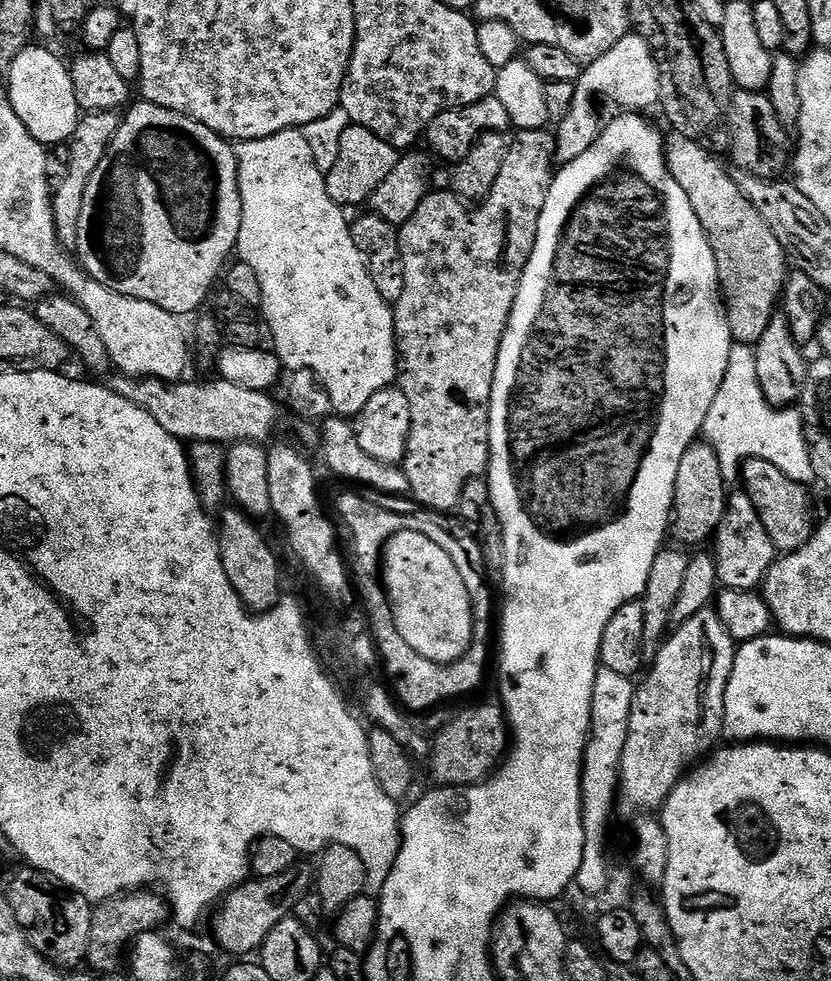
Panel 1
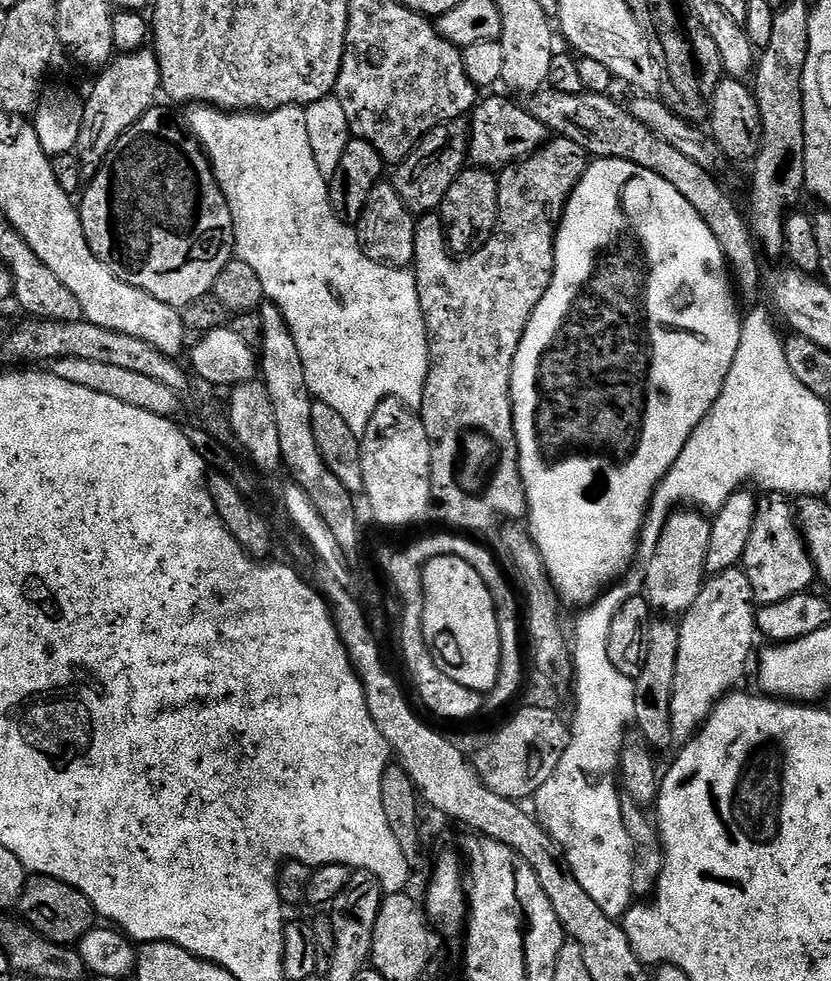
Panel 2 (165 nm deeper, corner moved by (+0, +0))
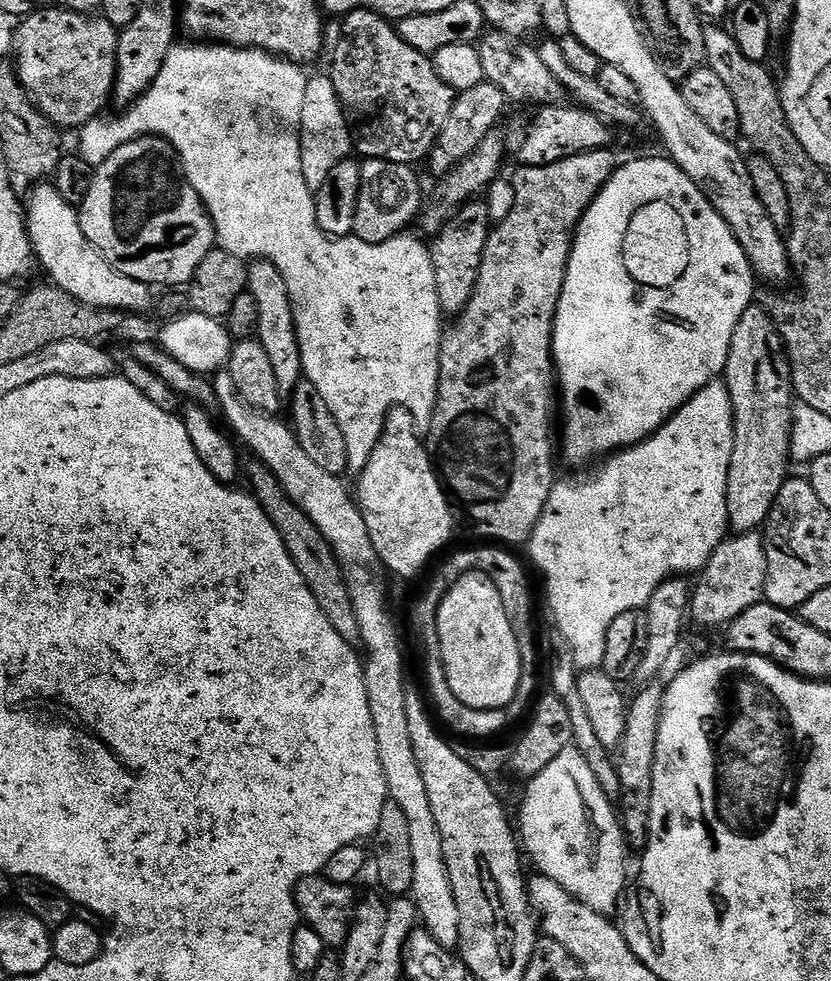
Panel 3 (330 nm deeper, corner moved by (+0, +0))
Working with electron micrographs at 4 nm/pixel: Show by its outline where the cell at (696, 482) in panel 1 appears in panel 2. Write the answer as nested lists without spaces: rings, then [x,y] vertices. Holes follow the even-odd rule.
[[[676,510],[664,521],[657,535],[660,537],[656,549],[644,568],[646,600],[657,613],[676,618],[694,606],[694,598],[698,598],[706,579],[706,550],[710,550],[711,529],[711,519],[700,510]]]

